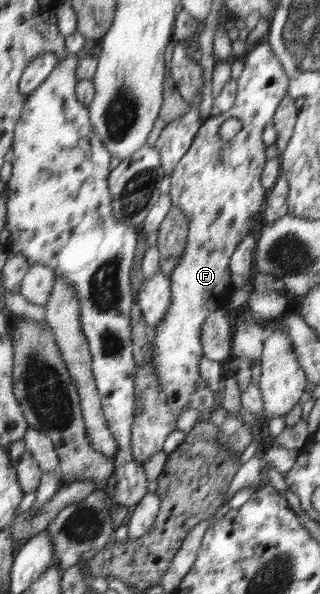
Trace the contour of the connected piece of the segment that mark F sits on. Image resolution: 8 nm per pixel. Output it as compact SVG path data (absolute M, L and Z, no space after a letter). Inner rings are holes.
M265 39L250 46L246 52L244 69L237 79L237 97L234 106L228 112L224 112L215 118L209 115L204 121L204 130L196 134L196 142L192 141L192 150L188 154L184 153L184 162L180 166L175 166L170 174L171 203L178 207L189 220L187 241L183 255L169 276L171 279L172 302L170 312L166 314L166 320L162 325L156 326L151 334L152 340L152 365L156 367L156 379L160 379L160 391L166 395L166 405L172 414L179 416L184 413L186 405L191 401L192 394L195 394L196 382L198 382L198 362L200 362L200 328L203 328L204 321L216 309L221 309L224 304L231 301L234 296L235 288L231 284L231 274L229 265L232 253L236 247L256 228L252 220L256 217L262 202L264 202L264 188L262 188L263 169L268 162L268 146L264 144L264 128L266 124L275 126L274 116L282 104L282 100L287 96L290 88L290 77L286 73L280 59L276 57L272 46ZM228 118L238 118L242 122L242 130L230 138L222 140L219 130L222 123Z

